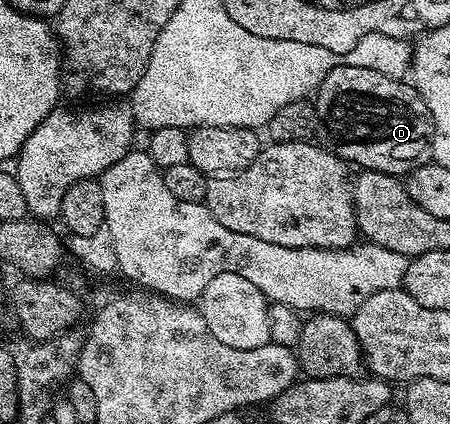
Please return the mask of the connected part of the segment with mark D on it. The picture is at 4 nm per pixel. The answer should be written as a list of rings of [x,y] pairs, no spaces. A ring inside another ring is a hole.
[[[338,65],[318,85],[313,98],[318,113],[318,133],[325,148],[359,170],[405,175],[416,167],[431,164],[434,156],[434,116],[413,84],[405,80],[368,71],[368,67]]]

